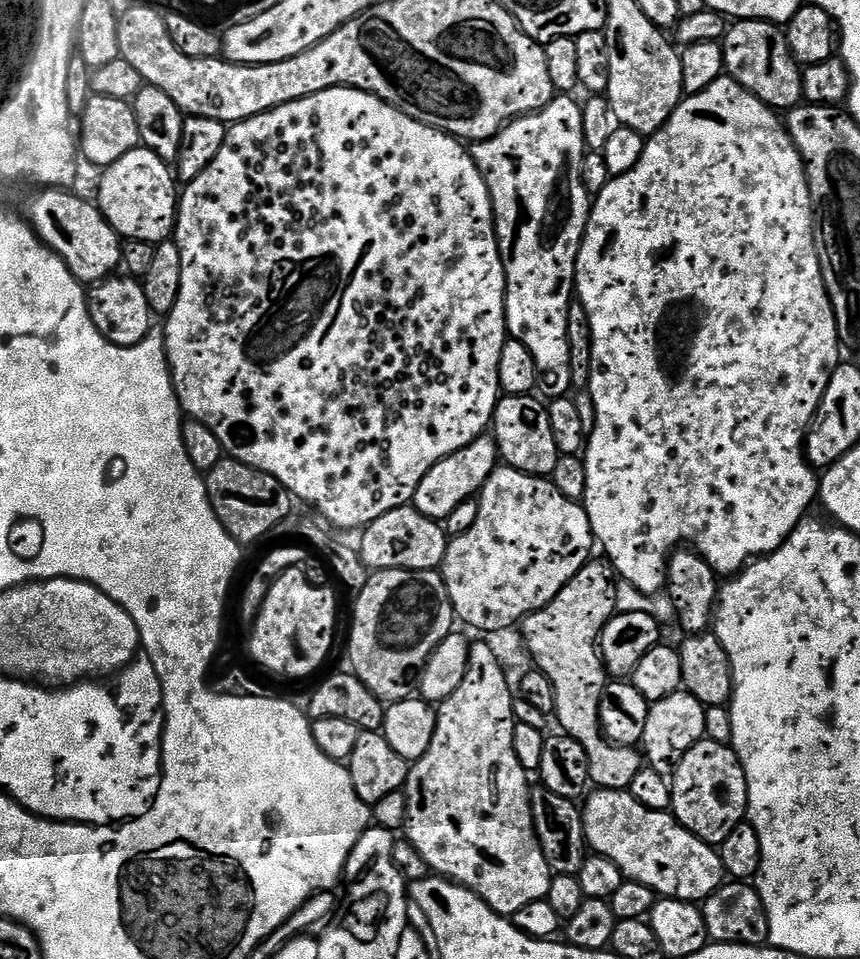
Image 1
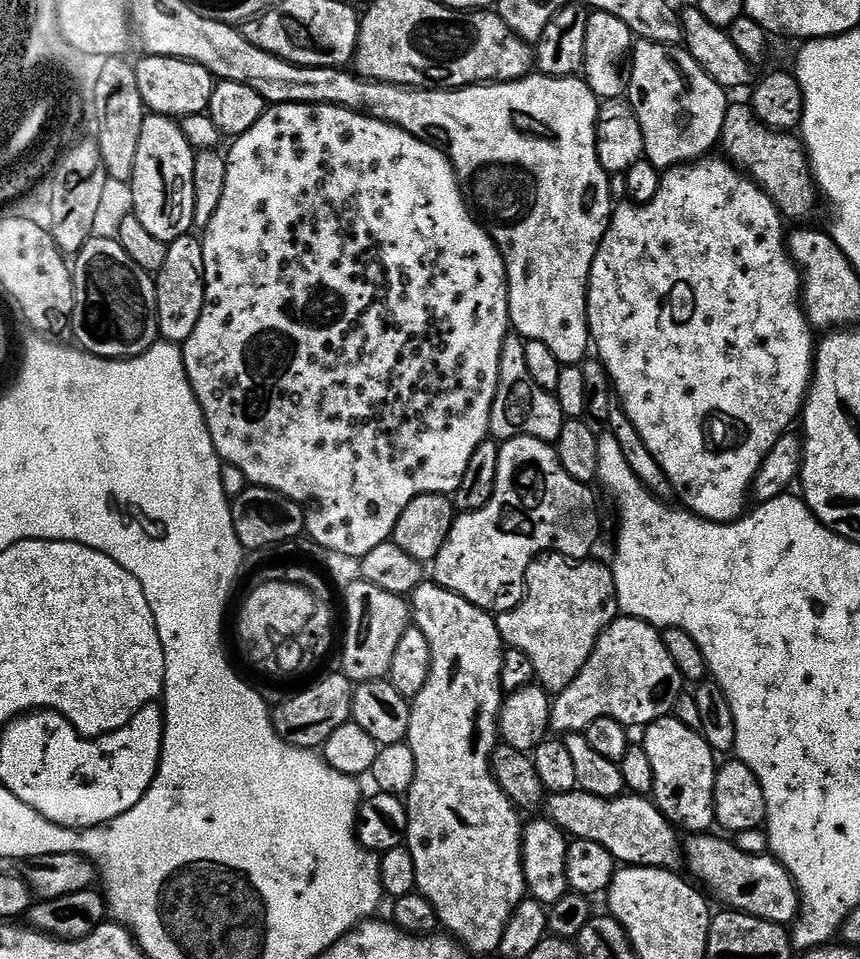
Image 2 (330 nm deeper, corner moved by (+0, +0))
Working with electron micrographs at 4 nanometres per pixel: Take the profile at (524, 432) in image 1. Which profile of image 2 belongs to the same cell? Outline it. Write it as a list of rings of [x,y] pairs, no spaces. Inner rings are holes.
[[[519,334],[508,335],[502,342],[502,358],[498,366],[498,390],[494,394],[494,402],[492,403],[491,435],[500,442],[512,440],[515,436],[533,436],[539,440],[554,442],[558,438],[558,434],[562,434],[565,419],[565,414],[555,395],[542,390],[542,386],[538,386],[538,382],[534,382],[530,370],[526,367],[526,341],[524,337]]]

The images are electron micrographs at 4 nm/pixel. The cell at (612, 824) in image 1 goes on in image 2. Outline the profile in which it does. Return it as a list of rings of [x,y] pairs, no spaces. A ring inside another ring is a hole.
[[[696,834],[691,837],[692,845],[687,845],[686,860],[692,863],[694,875],[716,887],[716,892],[725,900],[729,909],[749,912],[763,920],[775,924],[791,925],[800,915],[802,907],[800,894],[792,875],[784,865],[771,855],[755,856],[738,850],[731,839],[723,835]],[[728,839],[728,840],[723,840]]]

